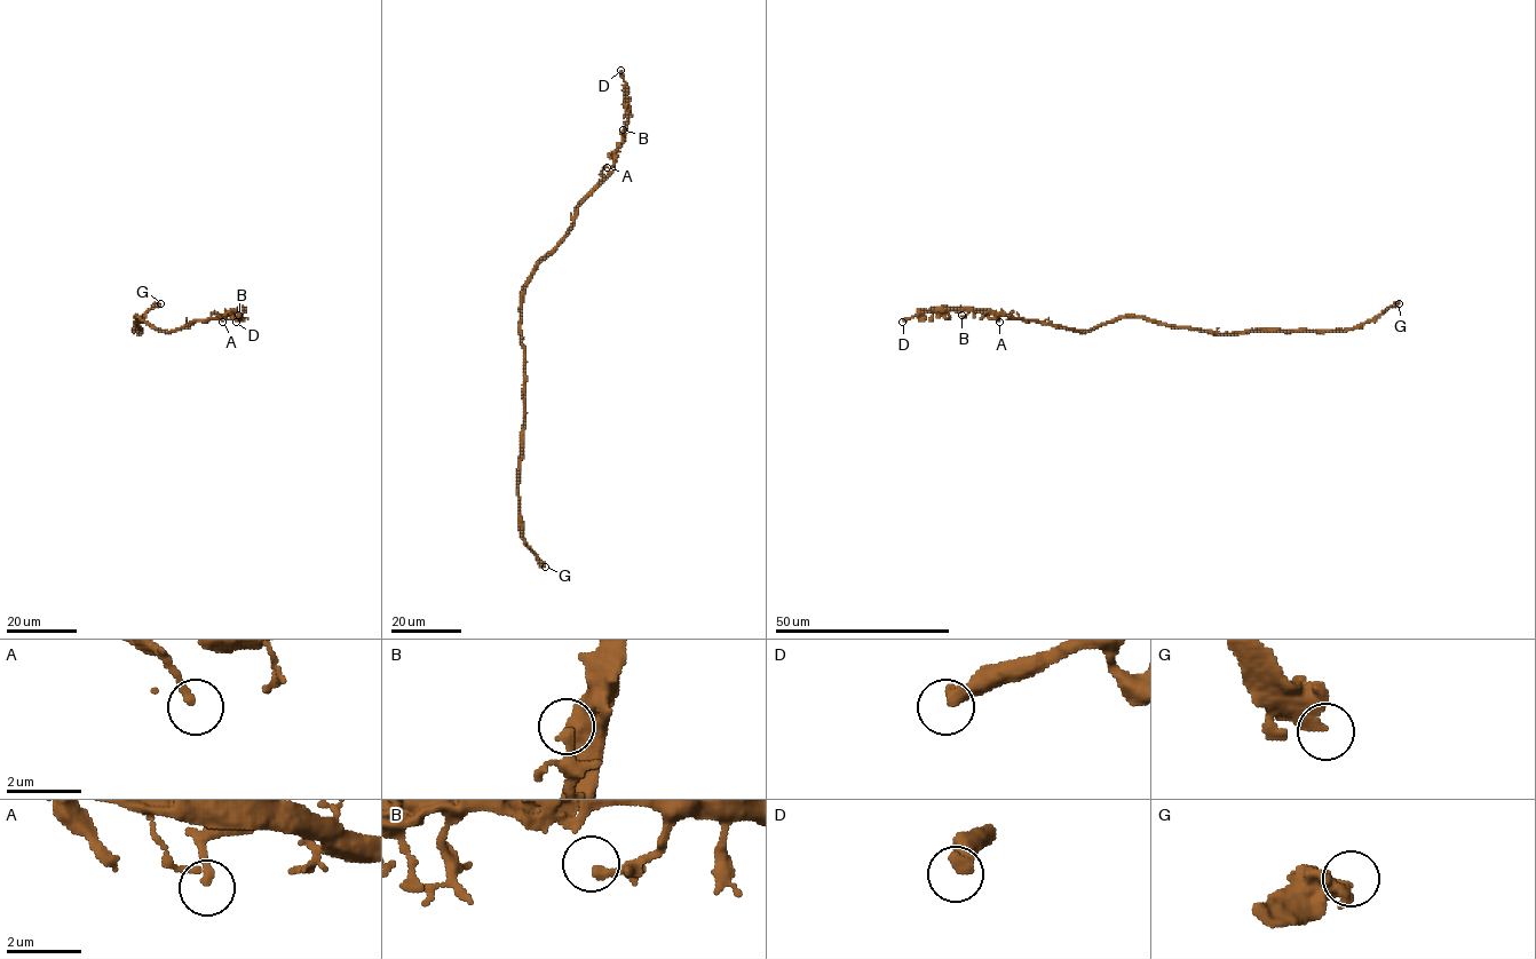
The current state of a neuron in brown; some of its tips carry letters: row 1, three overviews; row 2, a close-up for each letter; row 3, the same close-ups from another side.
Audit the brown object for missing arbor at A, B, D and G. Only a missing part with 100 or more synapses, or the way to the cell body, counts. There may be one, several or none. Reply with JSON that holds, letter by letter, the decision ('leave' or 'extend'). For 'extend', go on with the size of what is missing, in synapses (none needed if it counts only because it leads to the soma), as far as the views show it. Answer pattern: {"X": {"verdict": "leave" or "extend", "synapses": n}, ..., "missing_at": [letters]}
{"A": {"verdict": "leave"}, "B": {"verdict": "leave"}, "D": {"verdict": "leave"}, "G": {"verdict": "extend", "synapses": 100}, "missing_at": ["G"]}

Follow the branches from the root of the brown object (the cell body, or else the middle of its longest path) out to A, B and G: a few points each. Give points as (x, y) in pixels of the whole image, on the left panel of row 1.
A: (137, 317), (166, 331), (215, 319), (216, 315), (222, 322)
B: (137, 317), (157, 329), (173, 331), (195, 322), (219, 319), (229, 311), (238, 311), (238, 315)
G: (137, 317), (140, 334), (134, 331), (135, 325), (160, 303)

